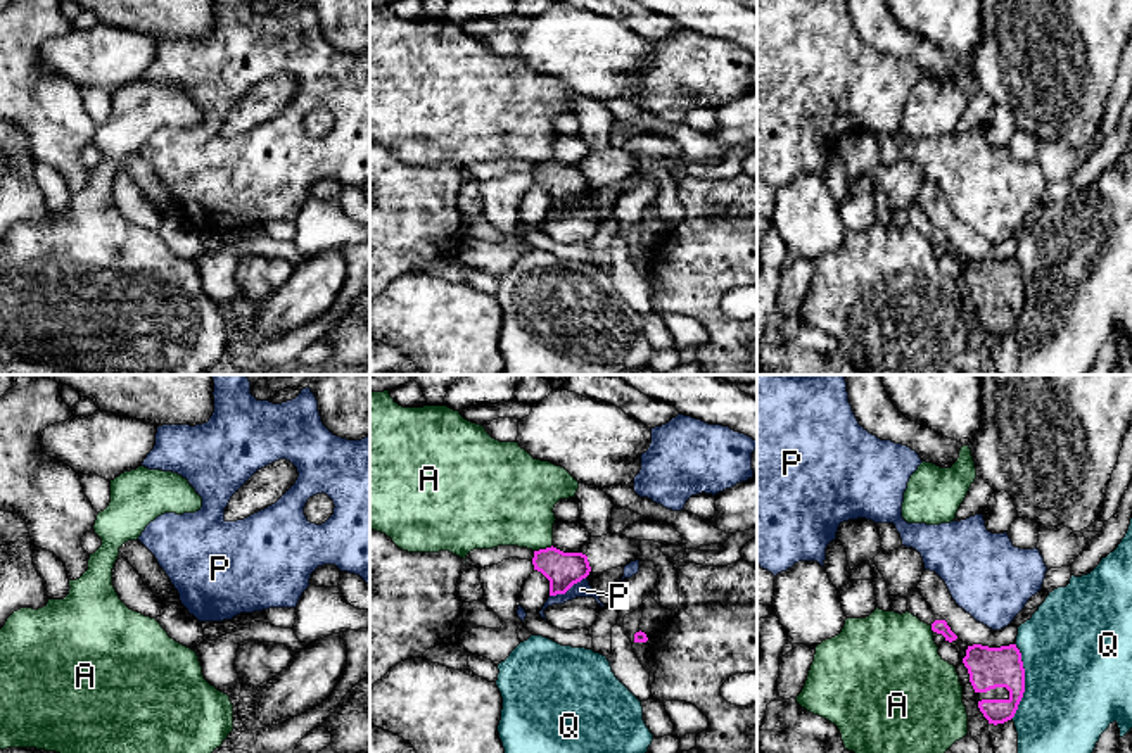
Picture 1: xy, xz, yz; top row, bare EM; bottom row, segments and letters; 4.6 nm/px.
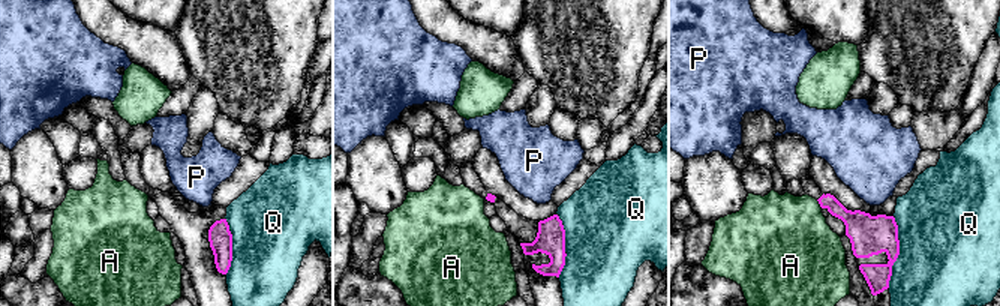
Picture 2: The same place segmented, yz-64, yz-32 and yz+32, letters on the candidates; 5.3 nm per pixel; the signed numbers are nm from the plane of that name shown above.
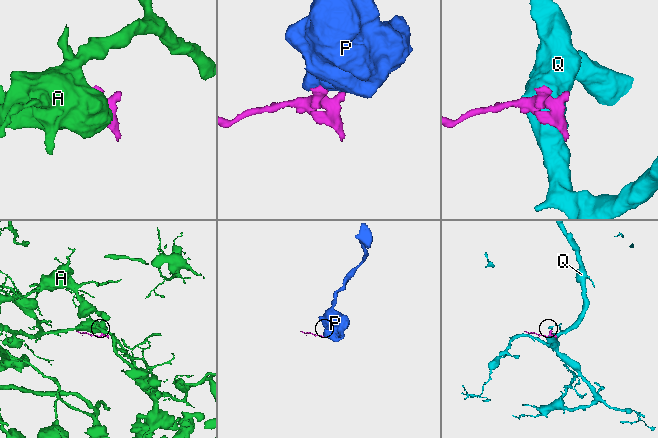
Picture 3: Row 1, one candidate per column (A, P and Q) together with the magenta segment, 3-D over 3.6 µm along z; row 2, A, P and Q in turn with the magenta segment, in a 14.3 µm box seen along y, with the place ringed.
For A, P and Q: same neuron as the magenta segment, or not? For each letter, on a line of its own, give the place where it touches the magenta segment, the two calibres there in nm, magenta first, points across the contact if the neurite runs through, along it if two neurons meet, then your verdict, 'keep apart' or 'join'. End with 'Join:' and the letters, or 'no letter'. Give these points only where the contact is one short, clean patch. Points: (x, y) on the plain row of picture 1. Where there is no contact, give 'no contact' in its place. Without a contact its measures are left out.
A: xz (543, 163) | 160/360 nm | keep apart
P: xz (567, 202) | 160/80 nm | along xz (586, 189), (564, 206), (550, 209) | keep apart
Q: yz (1023, 294) | 190/500 nm | keep apart
Join: no letter

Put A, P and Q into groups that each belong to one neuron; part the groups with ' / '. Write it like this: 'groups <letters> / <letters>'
groups A / P / Q

